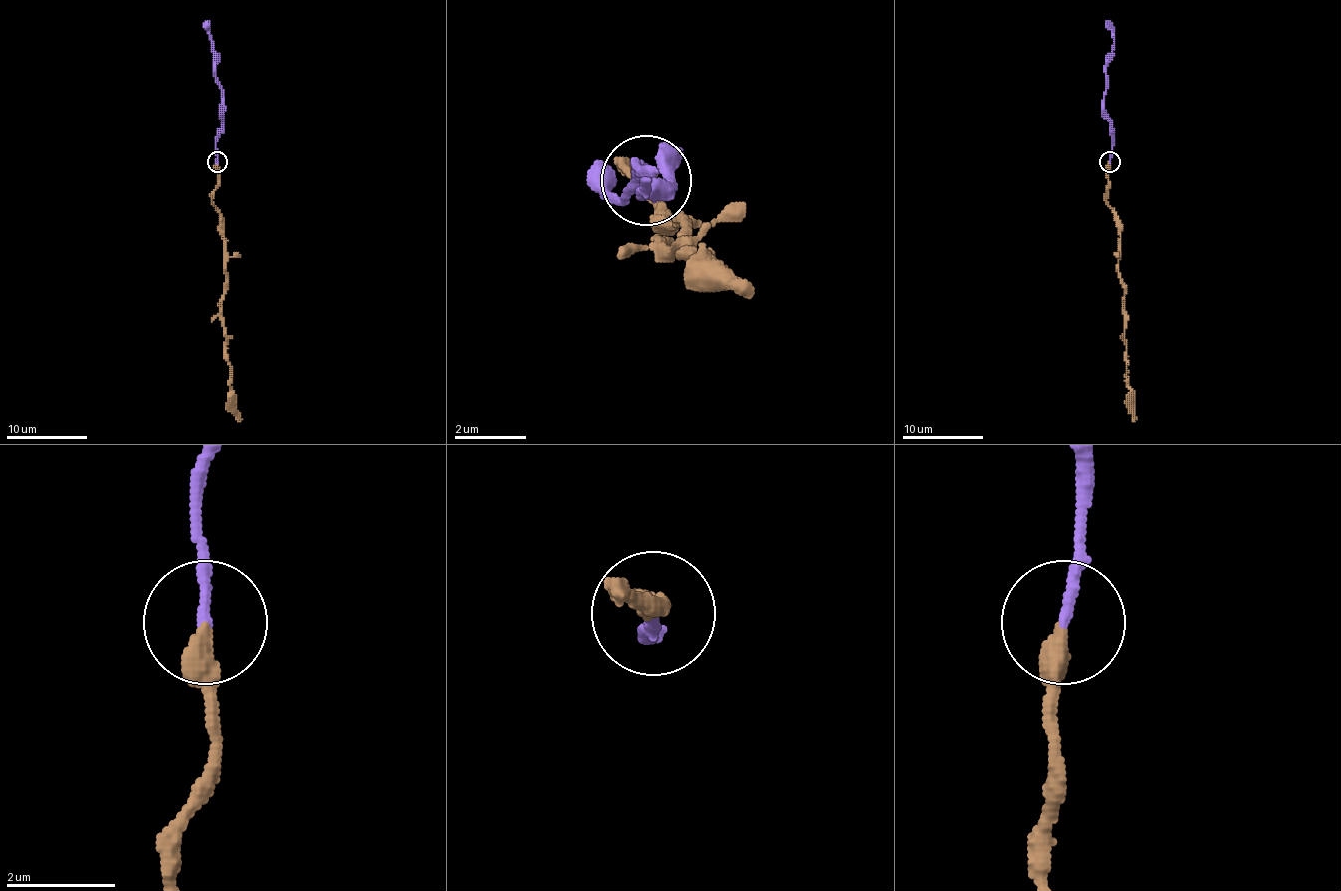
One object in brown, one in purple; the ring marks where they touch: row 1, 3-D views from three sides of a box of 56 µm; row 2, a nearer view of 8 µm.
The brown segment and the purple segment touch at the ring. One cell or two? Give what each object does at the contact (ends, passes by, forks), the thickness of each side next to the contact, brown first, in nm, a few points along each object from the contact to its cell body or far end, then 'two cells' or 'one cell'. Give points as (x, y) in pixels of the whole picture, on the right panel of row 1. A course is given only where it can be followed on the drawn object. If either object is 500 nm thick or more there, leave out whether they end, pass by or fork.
brown ends; purple ends; calibres 400 and 190 nm; course brown (1110, 163), (1106, 204), (1114, 214), (1120, 236), (1118, 277), (1124, 289), (1126, 386), (1134, 421); course purple (1110, 161), (1112, 137), (1104, 92), (1106, 58), (1114, 43), (1112, 27), (1106, 21); one cell

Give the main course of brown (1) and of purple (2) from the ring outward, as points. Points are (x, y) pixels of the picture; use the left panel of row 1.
1: (217, 163), (217, 188), (211, 204), (219, 214), (224, 236), (221, 324), (234, 413), (240, 421)
2: (217, 161), (215, 137), (221, 127), (221, 92), (215, 78), (215, 58), (207, 21)

